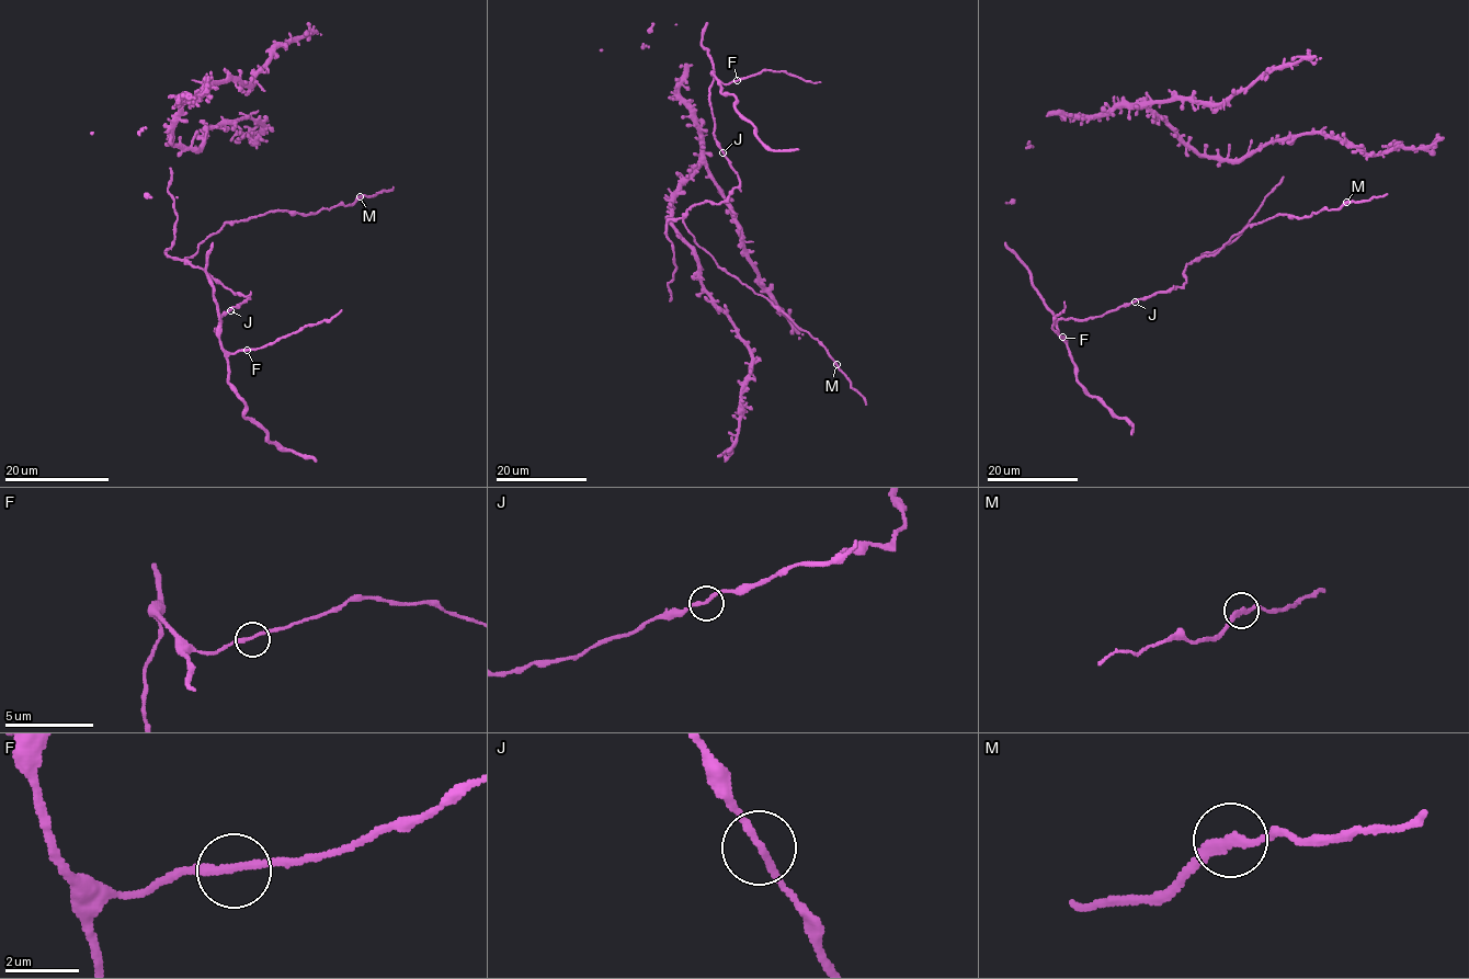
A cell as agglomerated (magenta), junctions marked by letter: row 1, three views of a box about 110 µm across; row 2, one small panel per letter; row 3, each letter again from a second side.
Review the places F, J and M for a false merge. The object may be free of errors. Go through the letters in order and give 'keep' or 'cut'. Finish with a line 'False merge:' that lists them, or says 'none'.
F: keep
J: keep
M: keep
False merge: none

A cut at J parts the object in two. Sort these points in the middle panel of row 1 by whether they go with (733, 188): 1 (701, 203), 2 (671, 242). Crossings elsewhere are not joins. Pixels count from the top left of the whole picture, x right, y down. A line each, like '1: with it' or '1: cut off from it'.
1: with it
2: with it

